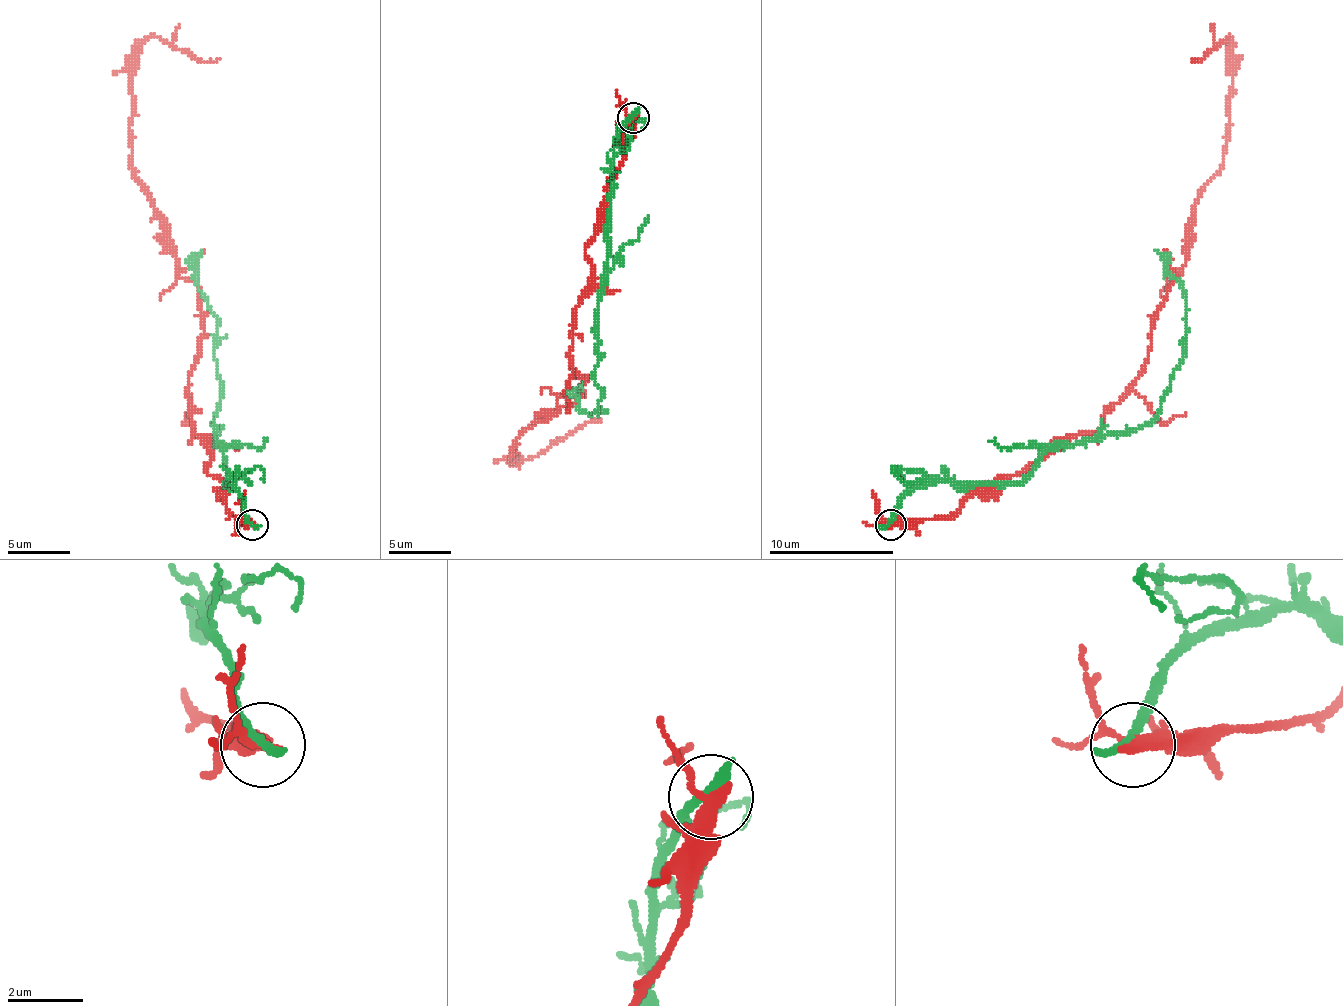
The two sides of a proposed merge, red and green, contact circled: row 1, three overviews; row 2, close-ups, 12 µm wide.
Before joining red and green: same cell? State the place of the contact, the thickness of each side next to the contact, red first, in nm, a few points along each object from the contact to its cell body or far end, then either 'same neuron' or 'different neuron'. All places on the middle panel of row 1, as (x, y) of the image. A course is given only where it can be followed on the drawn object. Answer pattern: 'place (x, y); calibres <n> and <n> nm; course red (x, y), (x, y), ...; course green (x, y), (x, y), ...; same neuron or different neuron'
place (633, 117); calibres 280 and 280 nm; course red (632, 118), (585, 250), (569, 366), (582, 394), (513, 460), (601, 419); course green (632, 118), (613, 143), (598, 356), (601, 397), (594, 409), (598, 413), (579, 406), (582, 381); different neuron

